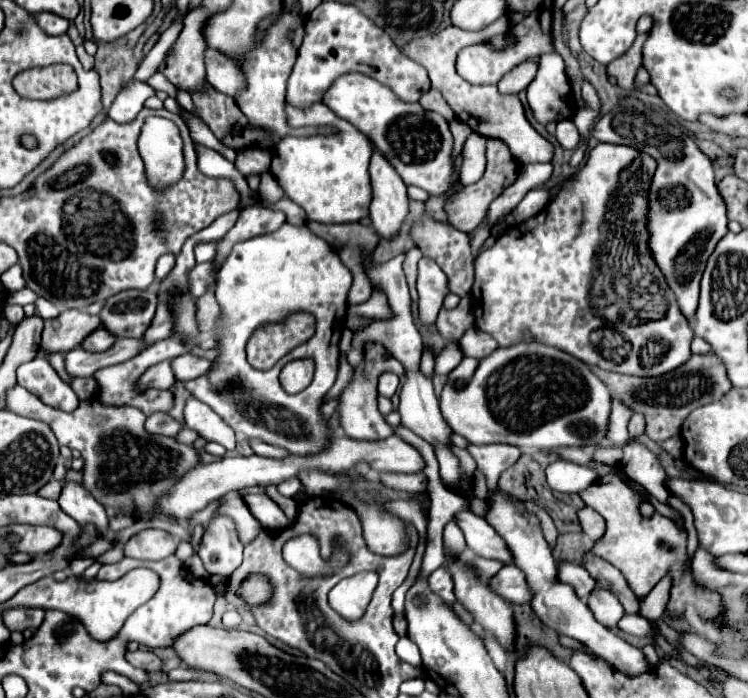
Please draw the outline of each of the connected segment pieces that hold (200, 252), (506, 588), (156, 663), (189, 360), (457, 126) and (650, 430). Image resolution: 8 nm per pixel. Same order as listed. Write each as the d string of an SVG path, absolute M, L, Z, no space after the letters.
M209 241L209 243L195 245L195 259L197 259L197 263L211 261L217 255L217 245L219 245L219 241Z
M505 565L497 575L489 579L491 589L499 591L499 597L507 599L511 605L521 605L531 601L531 591L525 581L525 573L515 565Z
M137 649L137 651L129 651L127 655L127 661L133 665L133 667L139 667L139 669L145 669L149 673L155 673L161 669L161 659L151 651L151 649Z
M191 353L179 355L179 357L175 357L171 361L171 369L175 373L175 379L179 379L179 381L195 379L195 377L203 375L205 371L209 371L209 367L211 367L211 361L201 359L201 357L195 357Z
M457 119L449 121L449 127L451 127L451 133L453 133L453 153L451 153L451 159L453 159L453 165L455 165L455 161L459 157L459 151L463 147L467 135L471 133L471 129L465 123L459 123Z
M713 353L693 355L685 365L681 365L679 369L675 369L667 375L661 375L661 377L631 377L631 375L603 371L599 367L591 367L591 371L599 379L603 379L603 383L607 383L613 399L623 401L633 413L645 415L645 421L647 421L645 435L657 443L661 443L663 439L669 439L673 435L679 435L685 417L693 409L721 399L731 389L725 367L719 361L719 357Z

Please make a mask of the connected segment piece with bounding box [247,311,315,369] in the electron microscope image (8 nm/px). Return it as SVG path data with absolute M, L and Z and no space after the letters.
M299 311L287 319L287 323L271 323L271 327L259 327L247 343L249 363L257 369L271 369L279 357L289 349L305 343L315 331L315 317Z

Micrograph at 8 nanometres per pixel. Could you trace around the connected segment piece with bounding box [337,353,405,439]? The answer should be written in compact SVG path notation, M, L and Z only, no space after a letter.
M363 353L363 365L353 369L351 381L347 383L347 387L339 395L337 413L339 413L339 423L345 431L345 435L359 437L359 439L381 439L381 437L395 435L395 429L385 423L383 415L377 409L377 379L379 379L381 373L387 373L387 371L393 371L399 377L405 373L403 365L393 357Z

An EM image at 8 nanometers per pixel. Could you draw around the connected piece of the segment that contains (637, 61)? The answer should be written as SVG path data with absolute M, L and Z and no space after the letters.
M649 33L637 35L637 39L629 47L629 51L607 65L607 73L611 77L615 77L617 85L625 91L633 91L635 73L639 71L639 67L643 67L643 43L645 43L647 37L649 37Z

